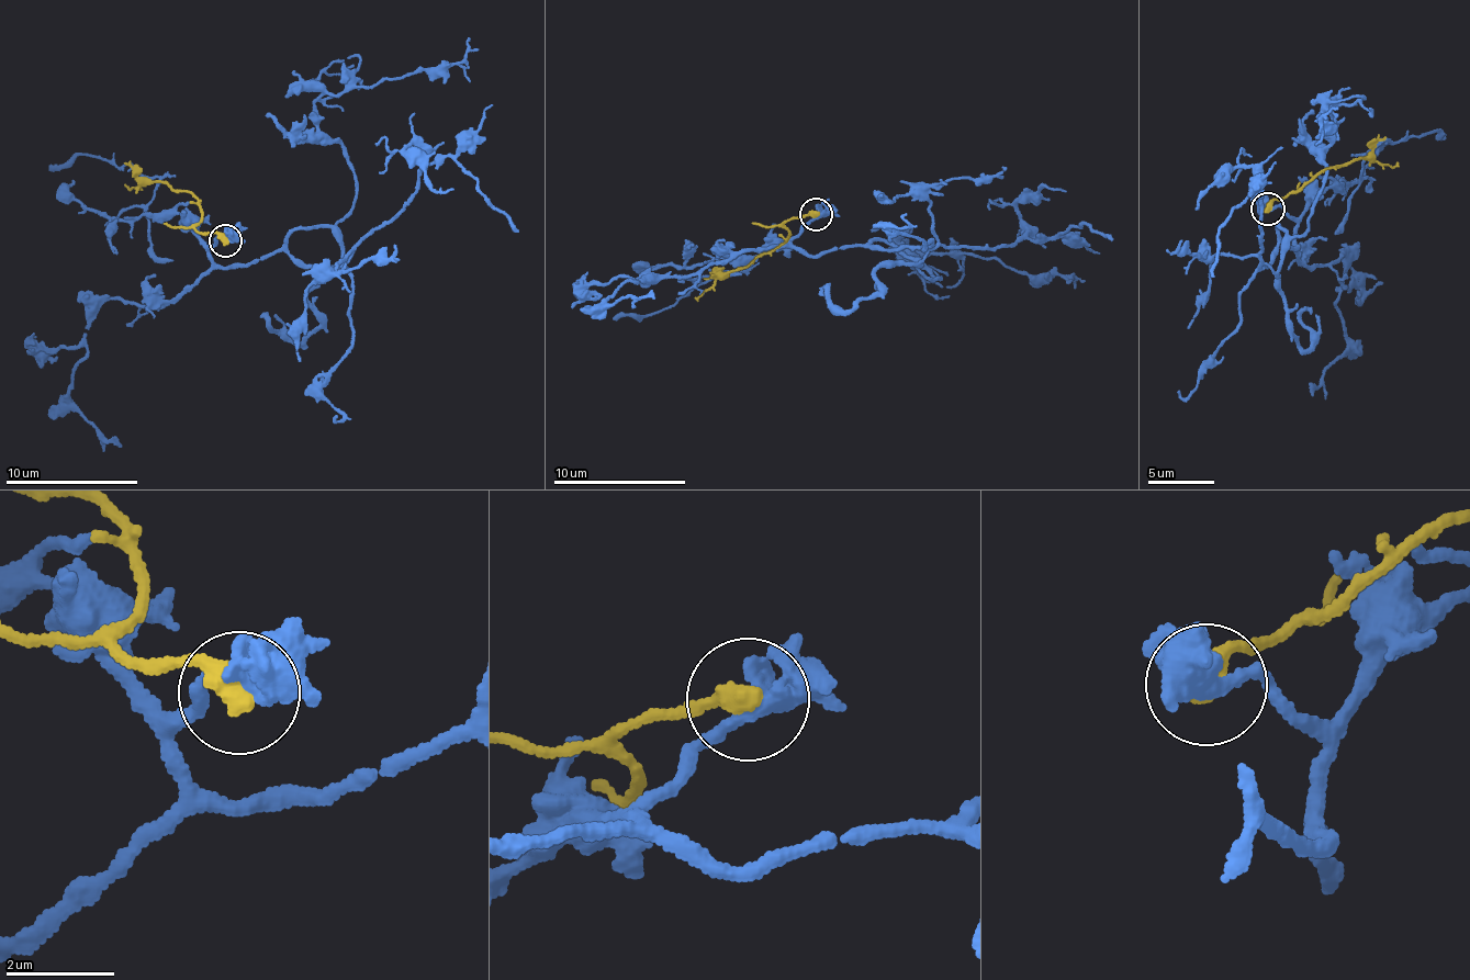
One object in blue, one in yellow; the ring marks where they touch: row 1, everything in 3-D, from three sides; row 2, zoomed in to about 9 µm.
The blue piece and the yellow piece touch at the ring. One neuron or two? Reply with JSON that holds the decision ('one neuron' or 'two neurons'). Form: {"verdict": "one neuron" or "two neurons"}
{"verdict": "two neurons"}

